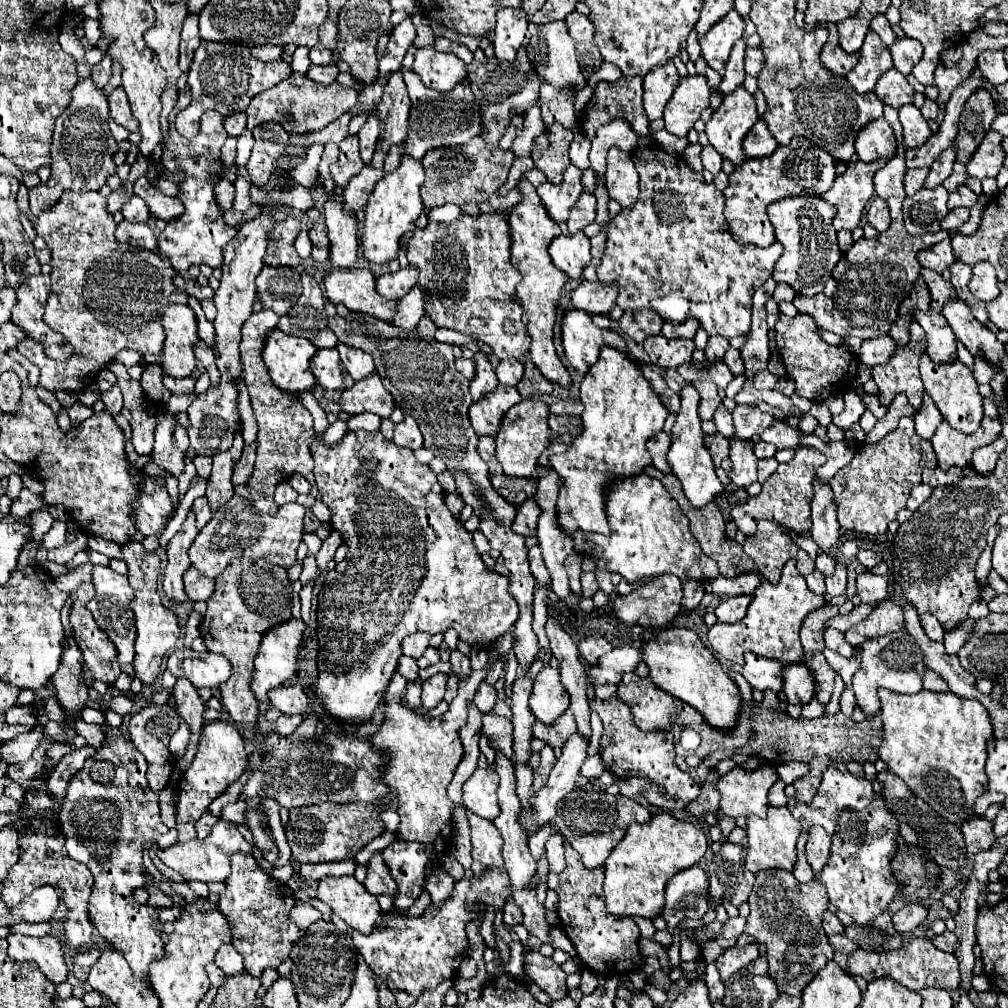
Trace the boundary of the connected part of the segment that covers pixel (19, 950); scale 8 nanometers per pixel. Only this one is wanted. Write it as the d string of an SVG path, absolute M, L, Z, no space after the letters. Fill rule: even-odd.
M9 934L9 958L15 962L21 960L33 960L39 964L41 972L53 982L67 982L69 968L63 958L63 944L55 936L21 936L21 934Z

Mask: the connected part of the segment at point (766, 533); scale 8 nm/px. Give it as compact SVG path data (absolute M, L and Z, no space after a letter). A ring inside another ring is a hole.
M761 520L757 532L747 536L743 544L747 556L757 564L759 574L769 582L779 582L781 568L787 560L795 560L797 570L807 576L815 570L815 560L803 552L787 532L783 532L775 522Z

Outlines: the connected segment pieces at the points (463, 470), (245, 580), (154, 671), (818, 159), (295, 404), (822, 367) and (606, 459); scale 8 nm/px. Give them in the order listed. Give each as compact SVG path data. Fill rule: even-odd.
M351 312L349 318L339 318L335 316L333 320L327 322L327 328L331 328L337 336L339 342L359 348L367 354L373 356L375 368L379 378L383 380L383 386L391 392L395 398L395 404L403 410L405 416L413 416L419 424L419 430L423 434L423 446L431 450L437 458L441 458L447 466L447 470L453 474L457 490L461 492L465 504L473 506L475 514L481 520L481 530L489 538L491 546L501 552L505 558L505 566L511 572L511 586L509 592L515 596L519 604L519 620L513 626L513 634L517 638L515 642L515 656L519 660L519 678L513 684L513 750L515 750L515 776L517 776L517 796L521 800L521 806L529 806L529 798L533 796L533 772L527 766L527 758L531 756L529 752L529 742L531 742L531 726L535 724L535 716L531 714L527 700L531 696L531 686L533 680L527 674L531 662L535 660L539 652L537 636L531 628L533 620L533 590L535 590L535 578L529 570L527 562L527 550L525 550L525 538L517 536L511 530L511 522L517 514L515 506L511 506L507 500L499 496L499 492L491 486L489 482L489 466L481 460L477 454L477 434L469 422L469 406L473 404L471 394L469 394L469 380L463 378L453 362L453 348L441 342L425 342L417 340L411 336L411 332L401 332L389 322L383 322L379 318L373 318L369 314L359 314Z
M235 558L217 578L215 592L207 600L207 614L201 622L201 636L207 648L215 654L223 654L231 662L231 678L223 682L219 688L221 702L233 722L243 726L243 738L247 744L253 742L253 726L257 720L257 700L249 688L253 660L259 648L263 634L291 620L291 598L293 598L293 582L287 576L287 568L271 564L265 558Z
M131 542L123 546L123 560L129 566L129 584L135 590L135 598L131 602L131 608L135 612L137 620L137 644L135 644L135 676L143 682L143 686L151 686L159 674L159 666L165 654L169 654L175 644L179 642L181 628L177 624L177 618L173 612L169 612L161 604L161 596L157 592L157 576L159 576L159 566L161 560L157 554L147 554L143 550L143 544Z
M795 136L791 144L779 146L771 156L749 158L729 174L729 186L725 194L725 218L729 222L731 234L739 244L755 244L767 248L775 242L773 226L767 218L767 206L771 202L791 198L791 196L823 196L833 180L837 178L837 164L823 148L811 144L807 138Z
M261 308L255 310L249 320L243 324L243 340L241 340L241 362L243 362L243 382L251 396L251 406L257 416L259 434L257 434L257 462L255 470L247 482L249 488L261 492L263 496L273 496L279 482L289 480L293 474L303 474L313 484L313 458L309 452L309 444L313 438L313 418L309 410L293 396L283 394L267 374L263 362L263 342L267 334L277 326L279 316L273 310Z
M799 314L795 318L779 316L775 326L777 352L785 364L787 376L795 382L795 394L809 400L825 400L829 394L843 394L855 386L859 360L845 346L829 346L821 340L817 324L811 316Z
M603 348L599 360L583 378L581 402L585 406L581 416L583 432L565 454L551 456L551 466L561 476L561 492L555 506L557 524L567 536L573 536L577 530L607 536L611 530L605 512L605 492L617 476L631 478L651 464L645 444L653 434L663 430L669 412L641 376L641 368L615 348Z

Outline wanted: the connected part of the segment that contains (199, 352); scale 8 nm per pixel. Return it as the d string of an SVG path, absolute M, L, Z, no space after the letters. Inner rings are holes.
M199 340L199 342L195 344L195 356L197 356L197 360L205 366L205 370L207 370L209 376L211 376L211 384L215 386L215 384L219 382L219 372L217 372L217 366L215 366L215 354L213 354L213 350L211 350L203 340Z

